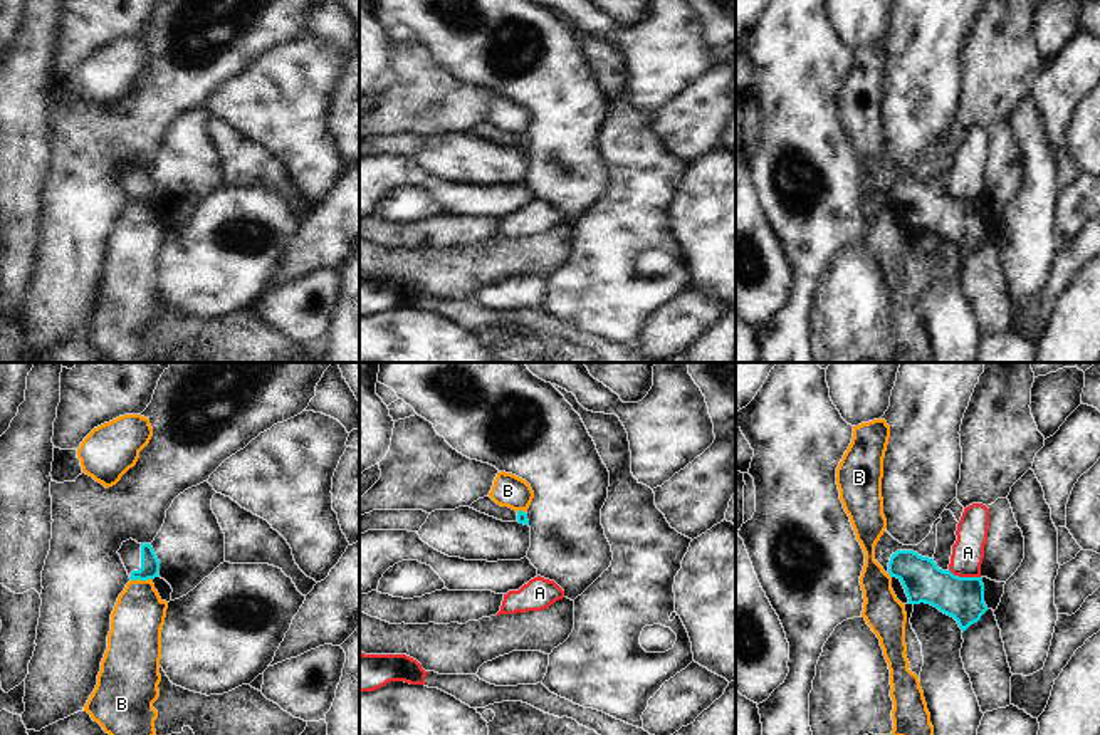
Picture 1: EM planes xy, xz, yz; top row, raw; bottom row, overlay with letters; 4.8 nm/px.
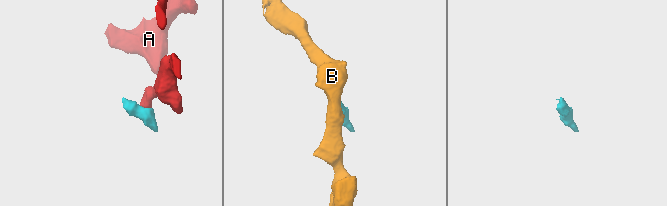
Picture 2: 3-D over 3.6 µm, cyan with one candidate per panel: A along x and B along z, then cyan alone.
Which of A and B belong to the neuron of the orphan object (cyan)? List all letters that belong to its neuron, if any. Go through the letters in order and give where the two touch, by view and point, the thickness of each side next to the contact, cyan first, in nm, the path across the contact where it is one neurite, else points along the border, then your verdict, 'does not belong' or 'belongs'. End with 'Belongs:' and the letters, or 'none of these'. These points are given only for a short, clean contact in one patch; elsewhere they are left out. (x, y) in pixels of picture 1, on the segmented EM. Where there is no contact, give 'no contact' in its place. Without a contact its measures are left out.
A: meets cyan in yz at (964, 578); 200 nm thick on the cyan side, 160 nm on the other; border along yz (949, 569), (959, 576), (979, 578); does not belong
B: meets cyan in xy at (141, 579); 100 nm thick on the cyan side, 260 nm on the other; border along xy (151, 578), (131, 581); does not belong
Belongs: none of these

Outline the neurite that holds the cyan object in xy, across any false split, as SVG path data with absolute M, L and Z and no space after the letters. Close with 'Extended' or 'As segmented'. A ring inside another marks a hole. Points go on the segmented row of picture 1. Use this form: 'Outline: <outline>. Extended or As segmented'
Outline: M129 539L118 550L131 581L148 581L160 574L160 560L151 544L138 544Z. Extended.

